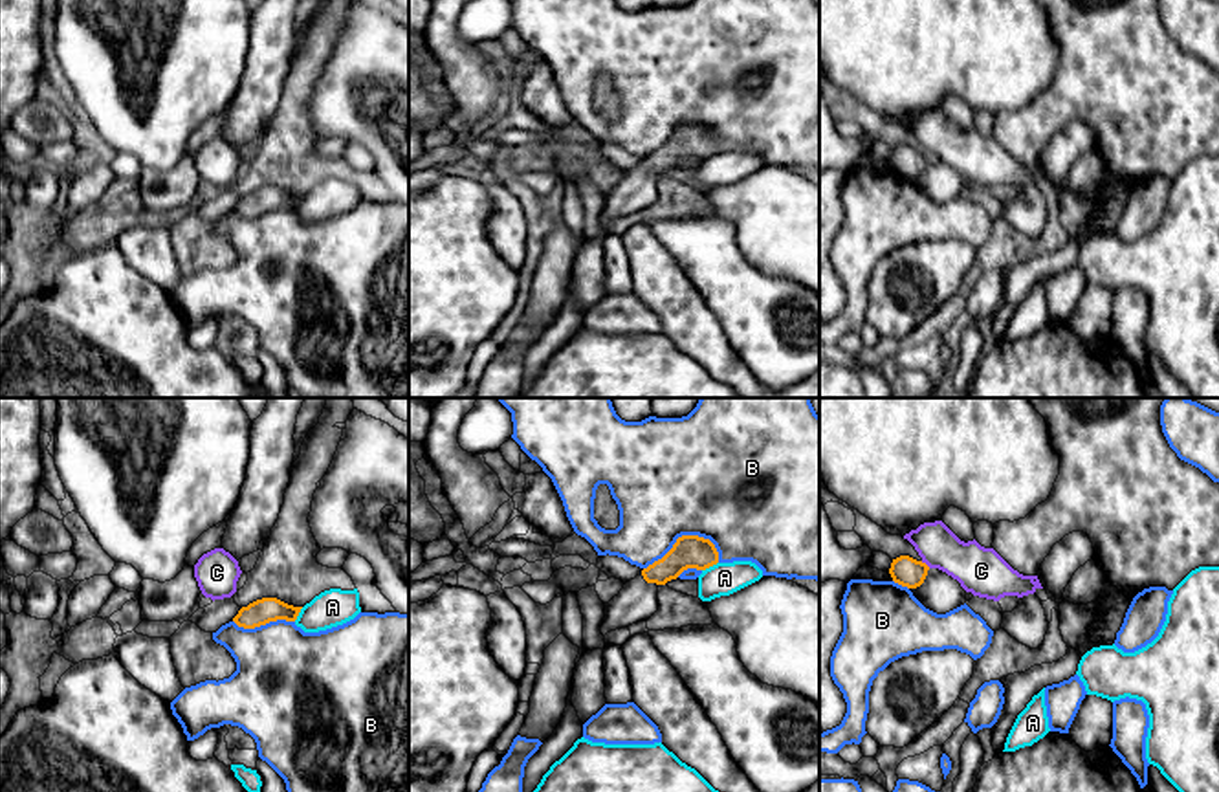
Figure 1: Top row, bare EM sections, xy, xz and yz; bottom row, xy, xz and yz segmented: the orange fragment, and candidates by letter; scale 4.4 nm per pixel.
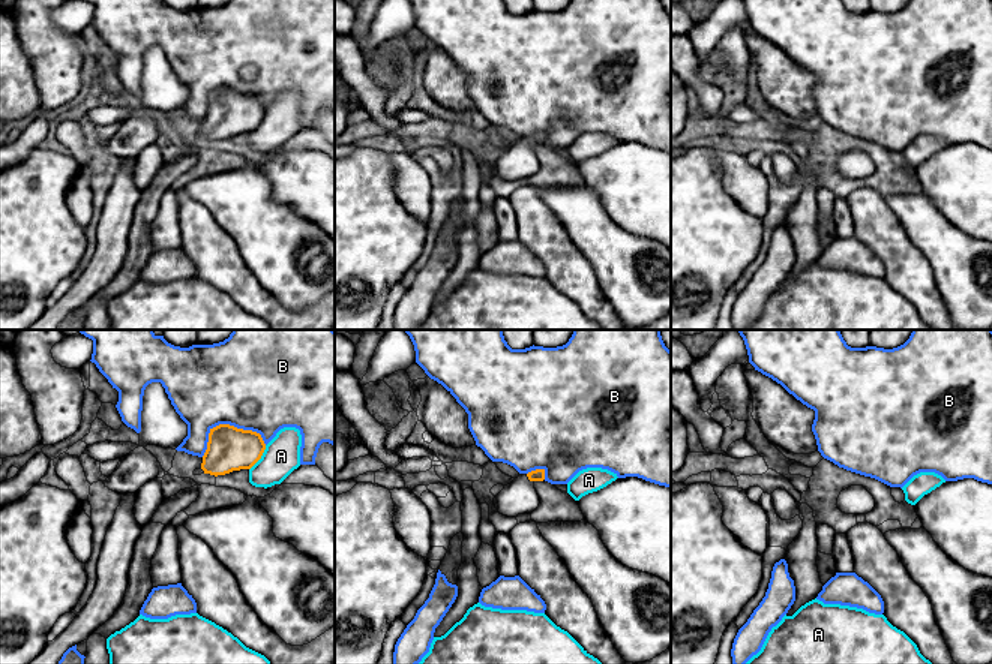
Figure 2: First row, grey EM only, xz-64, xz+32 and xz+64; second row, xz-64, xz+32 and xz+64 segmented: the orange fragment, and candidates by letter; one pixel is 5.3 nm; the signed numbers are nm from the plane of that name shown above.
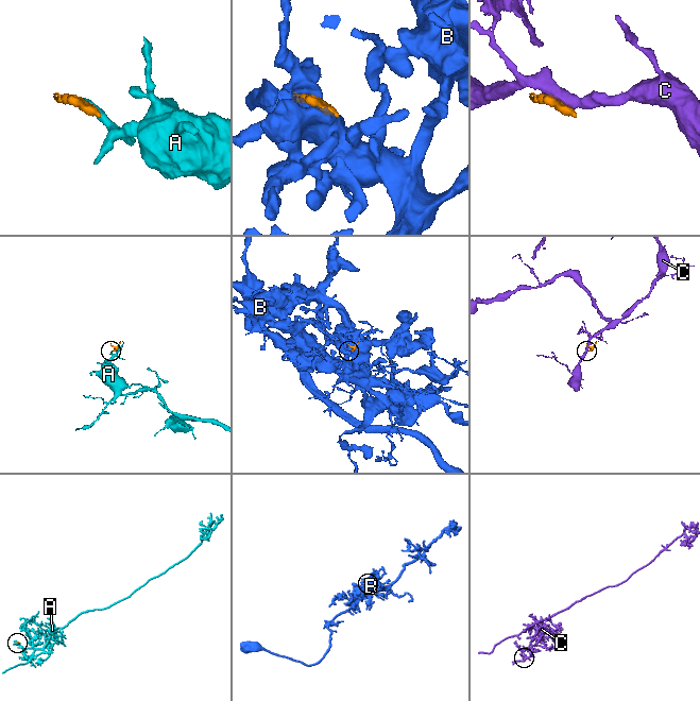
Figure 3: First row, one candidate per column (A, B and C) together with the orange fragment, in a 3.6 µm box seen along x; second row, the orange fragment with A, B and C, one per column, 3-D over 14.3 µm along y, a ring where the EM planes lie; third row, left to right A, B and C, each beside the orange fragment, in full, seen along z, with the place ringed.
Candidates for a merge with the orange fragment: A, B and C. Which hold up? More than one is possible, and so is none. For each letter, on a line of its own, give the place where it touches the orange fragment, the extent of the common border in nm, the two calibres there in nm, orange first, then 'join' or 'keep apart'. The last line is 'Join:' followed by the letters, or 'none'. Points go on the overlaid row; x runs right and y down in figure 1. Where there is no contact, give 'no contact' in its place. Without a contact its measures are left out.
A: meets orange in xz at (710, 565); contact 80 nm long; 140 nm thick on the orange side, 140 nm on the other; keep apart
B: meets orange in xz at (682, 536); contact 340 nm long; 140 nm thick on the orange side, 500 nm on the other; keep apart
C: meets orange in yz at (924, 563); contact 50 nm long; 130 nm thick on the orange side, 200 nm on the other; keep apart
Join: none

